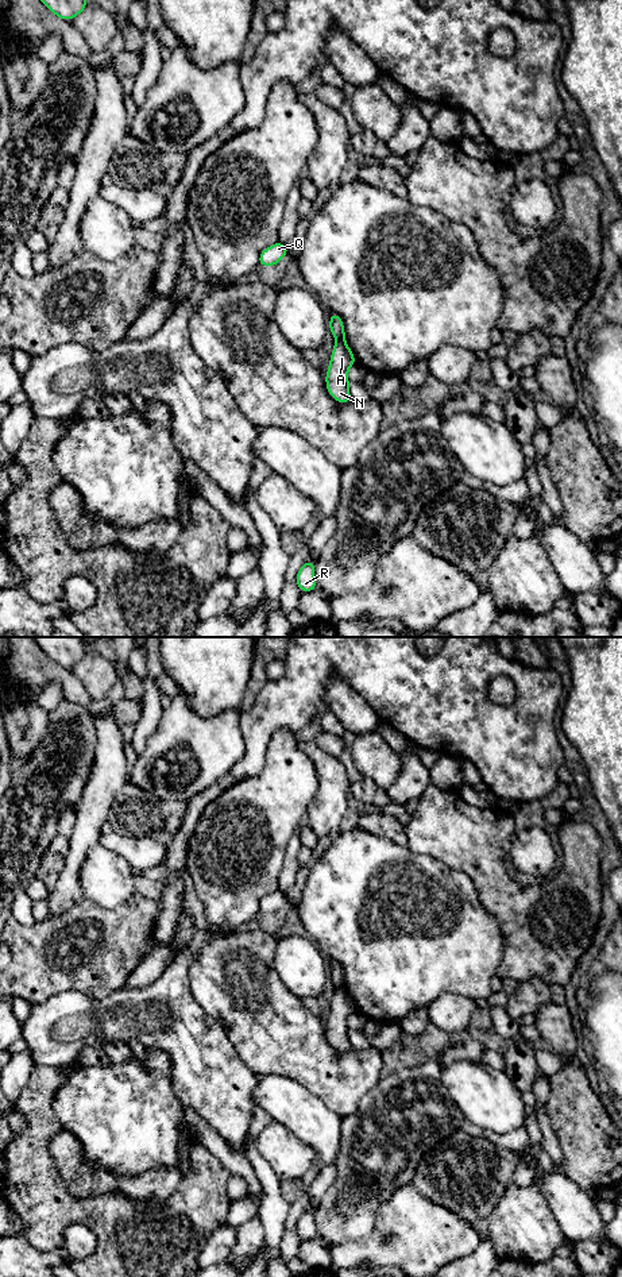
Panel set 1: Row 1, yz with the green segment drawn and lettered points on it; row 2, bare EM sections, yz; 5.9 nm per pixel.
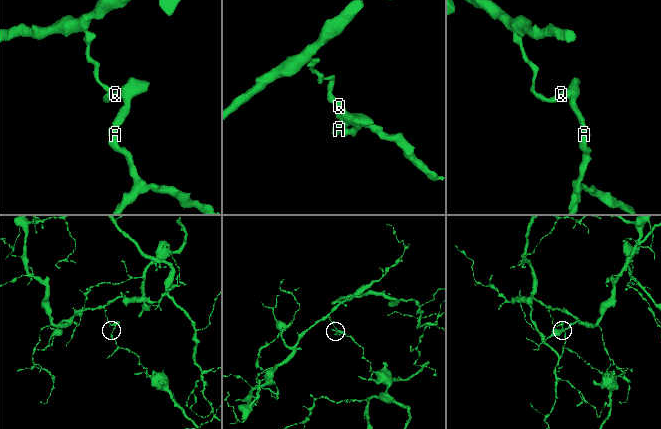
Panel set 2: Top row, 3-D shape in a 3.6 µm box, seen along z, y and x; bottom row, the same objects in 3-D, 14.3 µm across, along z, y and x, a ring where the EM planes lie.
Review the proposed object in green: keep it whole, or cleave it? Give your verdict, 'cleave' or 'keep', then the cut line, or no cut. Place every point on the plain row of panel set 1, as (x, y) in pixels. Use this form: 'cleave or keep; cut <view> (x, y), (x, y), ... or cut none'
cleave; cut yz (343, 986), (336, 990)

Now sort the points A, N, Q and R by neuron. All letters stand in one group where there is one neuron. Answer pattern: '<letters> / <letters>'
A N R / Q

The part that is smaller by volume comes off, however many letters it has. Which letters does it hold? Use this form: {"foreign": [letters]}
{"foreign": ["A", "N", "R"]}

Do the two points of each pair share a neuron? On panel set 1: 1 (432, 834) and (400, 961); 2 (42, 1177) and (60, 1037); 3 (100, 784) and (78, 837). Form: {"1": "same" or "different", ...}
{"1": "different", "2": "different", "3": "same"}

